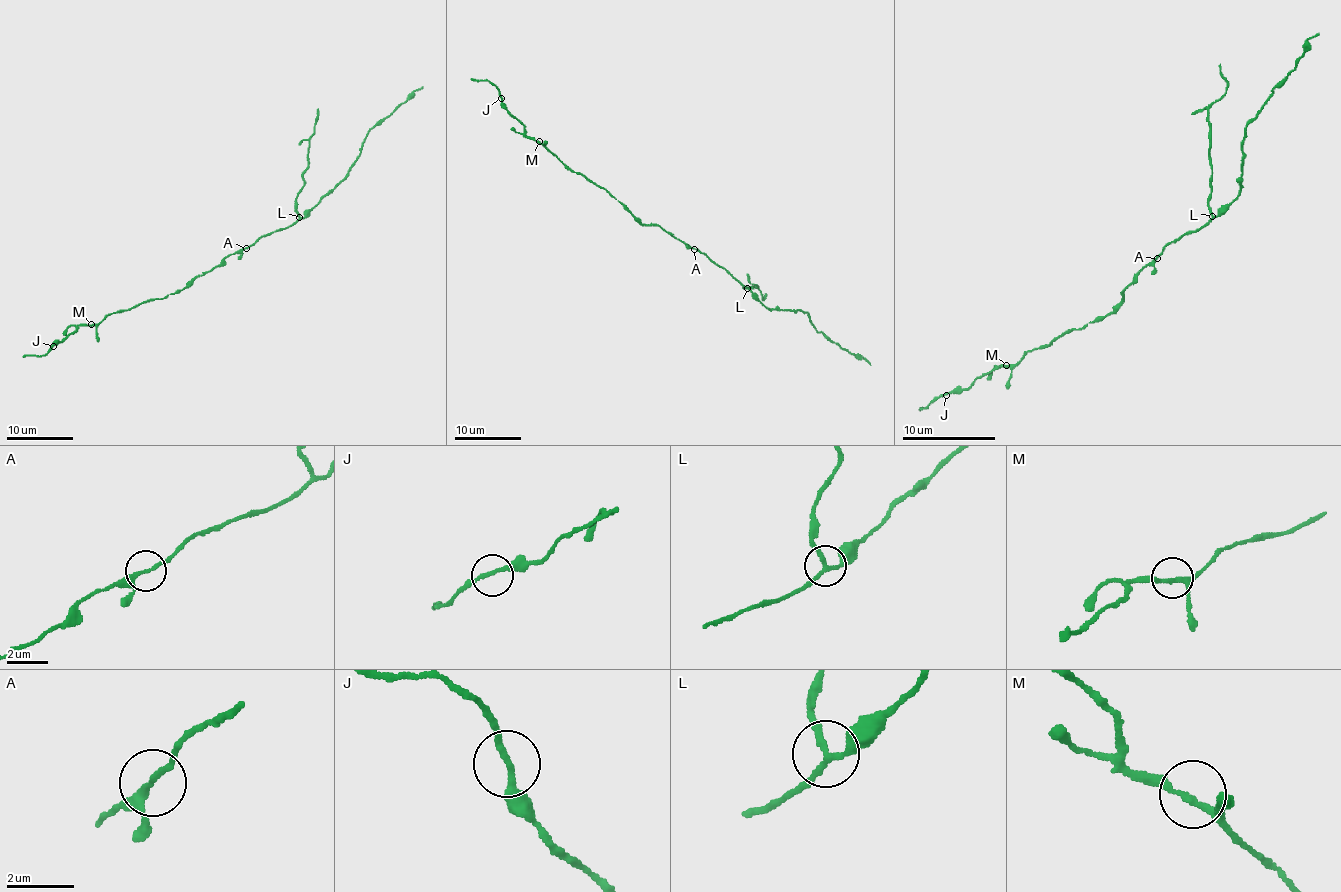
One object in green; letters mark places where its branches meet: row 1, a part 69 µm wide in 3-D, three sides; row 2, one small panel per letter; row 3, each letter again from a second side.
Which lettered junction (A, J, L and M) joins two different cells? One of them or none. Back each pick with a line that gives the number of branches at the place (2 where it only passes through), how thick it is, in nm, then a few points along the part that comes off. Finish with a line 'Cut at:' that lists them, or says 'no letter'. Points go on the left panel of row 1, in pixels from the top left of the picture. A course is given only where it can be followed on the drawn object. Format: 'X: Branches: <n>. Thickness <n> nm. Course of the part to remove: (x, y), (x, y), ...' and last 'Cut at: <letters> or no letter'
L: Branches: 3. Thickness 150 nm. Course of the part to remove: (299, 218), (296, 196), (304, 184), (302, 173), (307, 166), (309, 141), (317, 108)
Cut at: L

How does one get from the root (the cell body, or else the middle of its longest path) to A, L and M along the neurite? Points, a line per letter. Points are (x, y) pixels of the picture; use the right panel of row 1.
A: (1143, 270), (1157, 258)
L: (1143, 270), (1173, 239), (1194, 233), (1212, 216)
M: (1143, 270), (1122, 293), (1122, 300), (1106, 316), (1029, 351), (1013, 365), (1006, 365)

